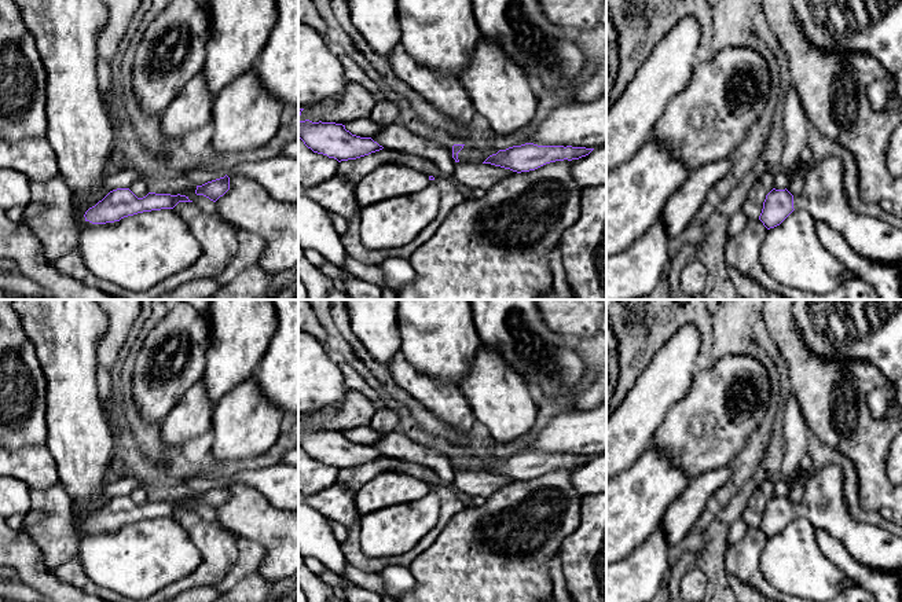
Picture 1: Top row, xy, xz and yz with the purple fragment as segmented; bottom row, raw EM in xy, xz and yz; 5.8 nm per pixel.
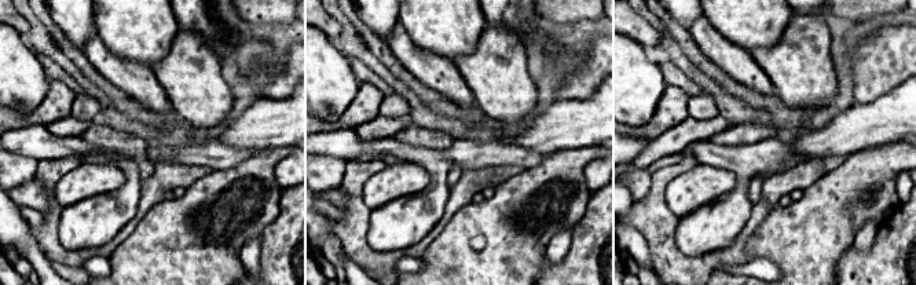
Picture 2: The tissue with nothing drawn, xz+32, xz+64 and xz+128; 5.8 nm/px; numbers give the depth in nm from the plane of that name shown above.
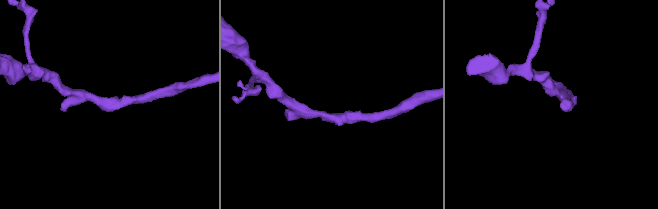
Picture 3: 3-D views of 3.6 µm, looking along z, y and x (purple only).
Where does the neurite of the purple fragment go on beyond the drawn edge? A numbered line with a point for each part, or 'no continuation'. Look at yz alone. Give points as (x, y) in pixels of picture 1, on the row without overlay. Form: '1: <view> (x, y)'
1: yz (824, 505)

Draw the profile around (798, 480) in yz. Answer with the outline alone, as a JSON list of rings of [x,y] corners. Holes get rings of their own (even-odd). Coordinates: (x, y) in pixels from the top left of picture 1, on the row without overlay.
[[[798,469],[792,476],[789,476],[788,478],[788,484],[789,484],[789,493],[788,493],[788,499],[793,503],[798,504],[802,502],[803,495],[804,495],[804,485],[808,480],[808,473],[803,471],[802,469]]]

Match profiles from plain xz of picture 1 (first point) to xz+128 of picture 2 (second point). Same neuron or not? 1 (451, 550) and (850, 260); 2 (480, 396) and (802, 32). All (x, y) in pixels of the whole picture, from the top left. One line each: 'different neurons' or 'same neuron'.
1: different neurons
2: same neuron

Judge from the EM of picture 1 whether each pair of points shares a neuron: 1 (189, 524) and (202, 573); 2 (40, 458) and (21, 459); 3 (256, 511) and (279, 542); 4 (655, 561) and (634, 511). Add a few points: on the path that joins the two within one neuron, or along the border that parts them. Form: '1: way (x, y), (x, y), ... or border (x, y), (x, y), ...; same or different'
1: way (201, 536), (208, 543), (208, 561); same
2: way (36, 459), (25, 459); same
3: way (260, 518), (277, 535); same
4: border (659, 527), (620, 560); different

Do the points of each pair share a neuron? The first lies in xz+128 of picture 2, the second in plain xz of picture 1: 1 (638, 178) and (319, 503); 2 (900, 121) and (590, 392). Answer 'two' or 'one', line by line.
1: two
2: two

